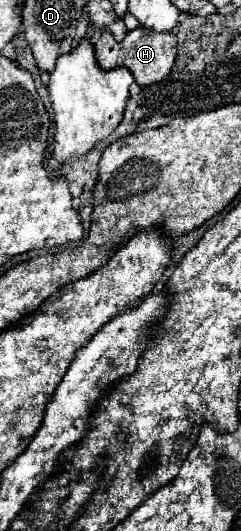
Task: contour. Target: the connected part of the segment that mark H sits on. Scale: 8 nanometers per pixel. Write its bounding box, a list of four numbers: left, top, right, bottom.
[94,27,176,87]

